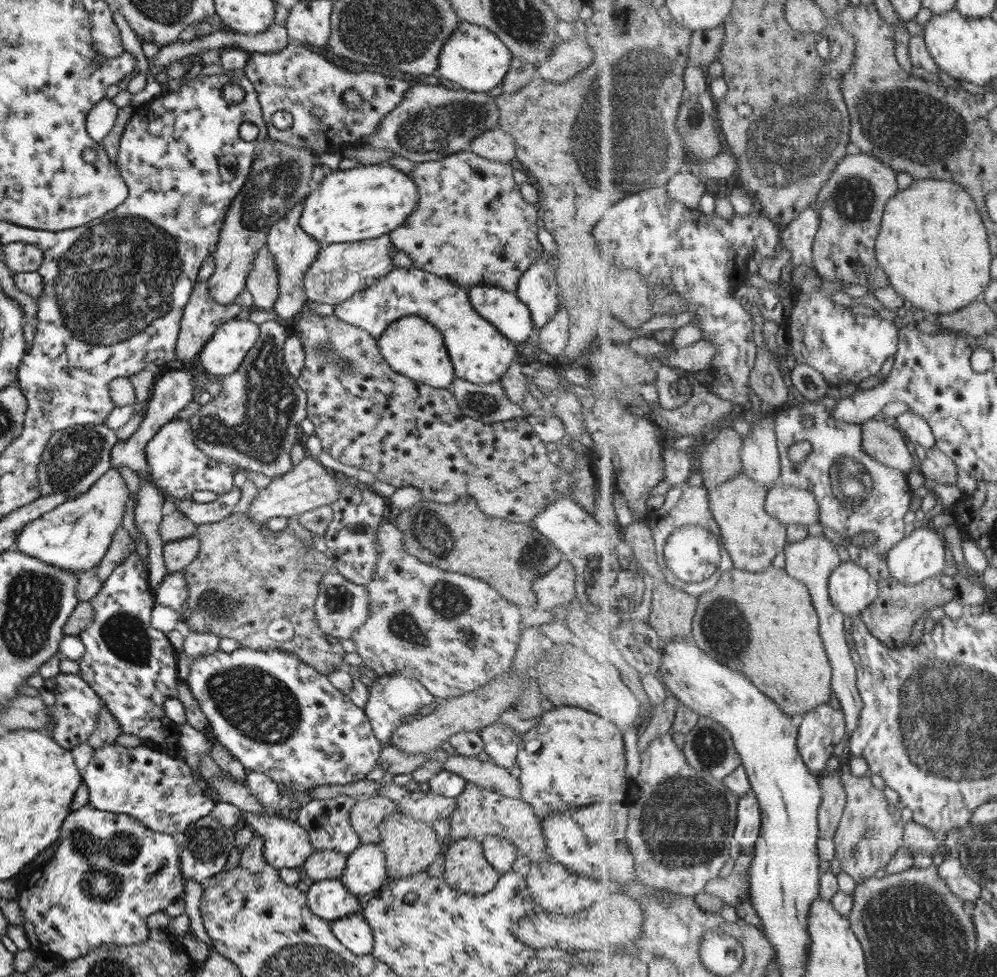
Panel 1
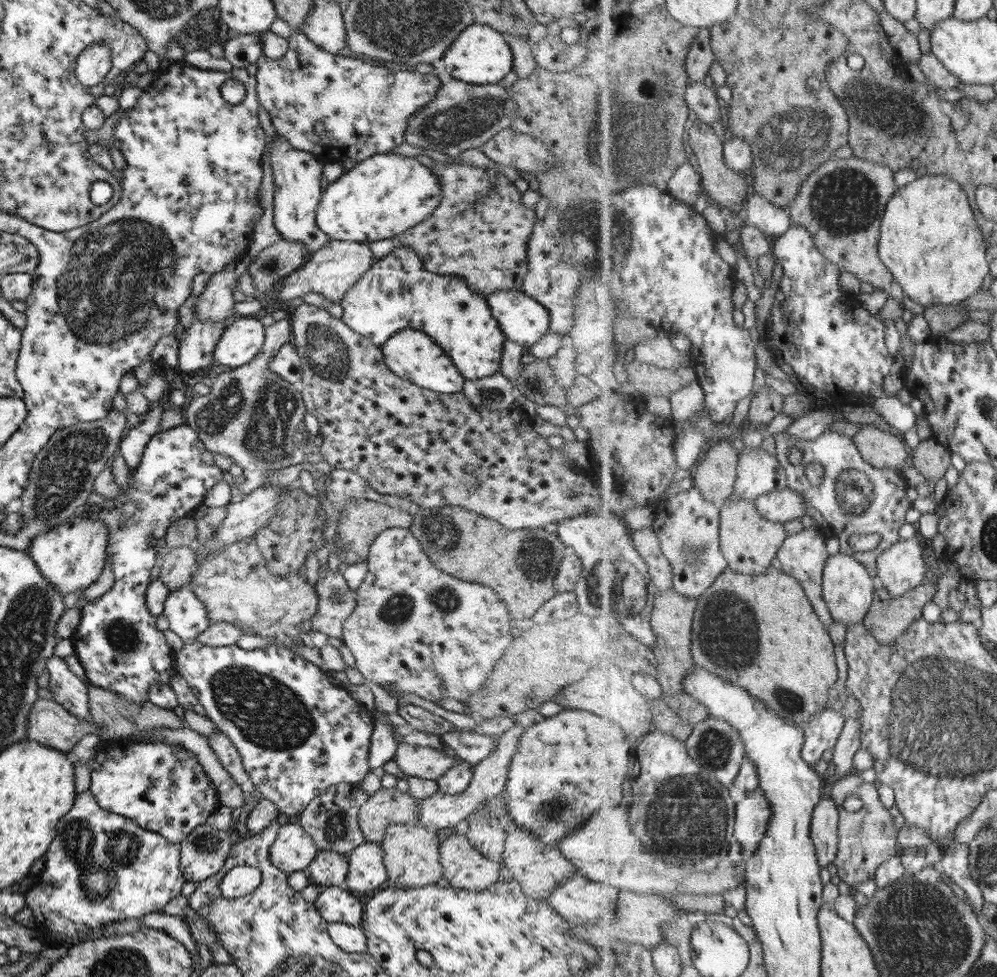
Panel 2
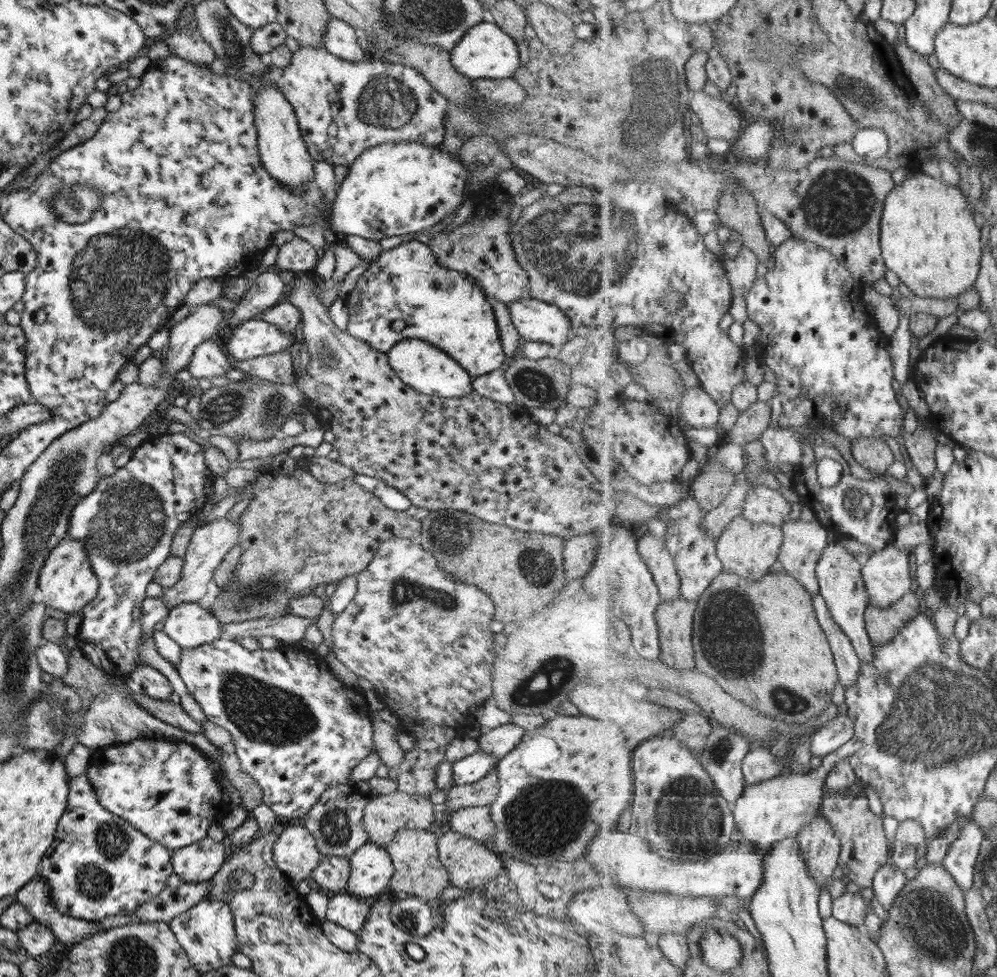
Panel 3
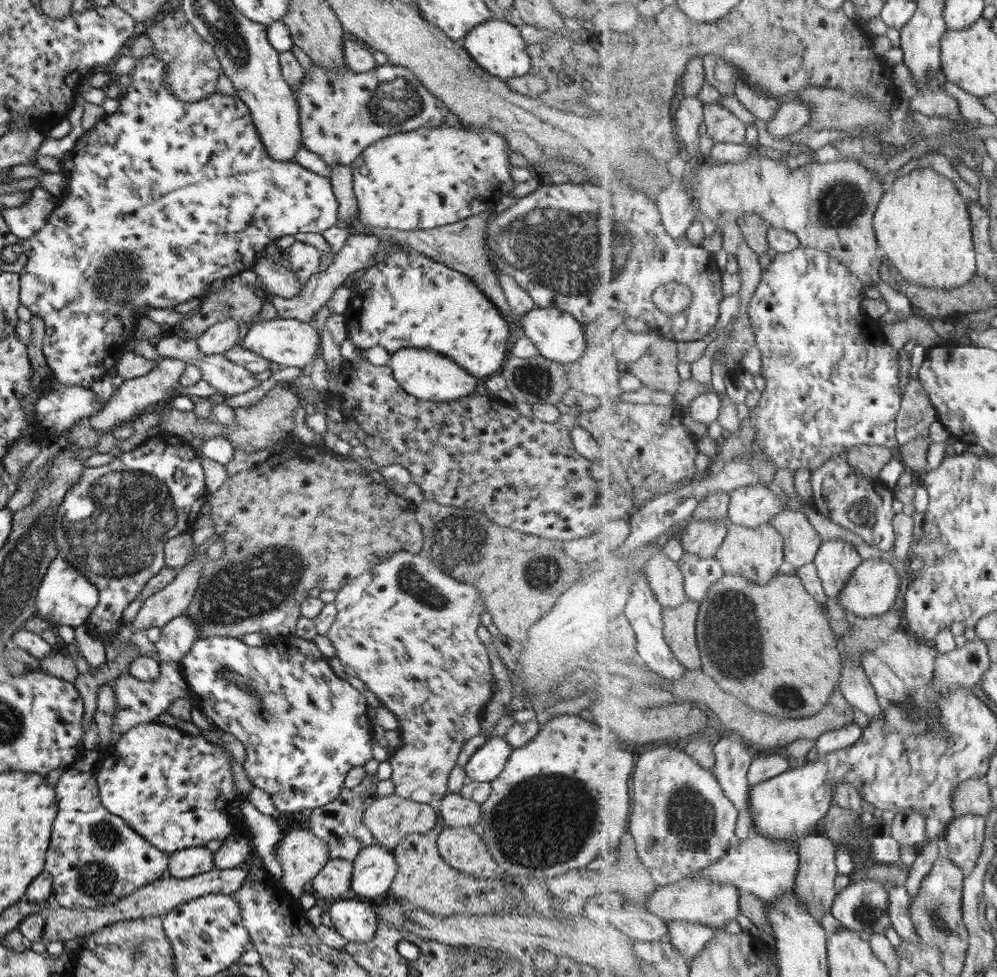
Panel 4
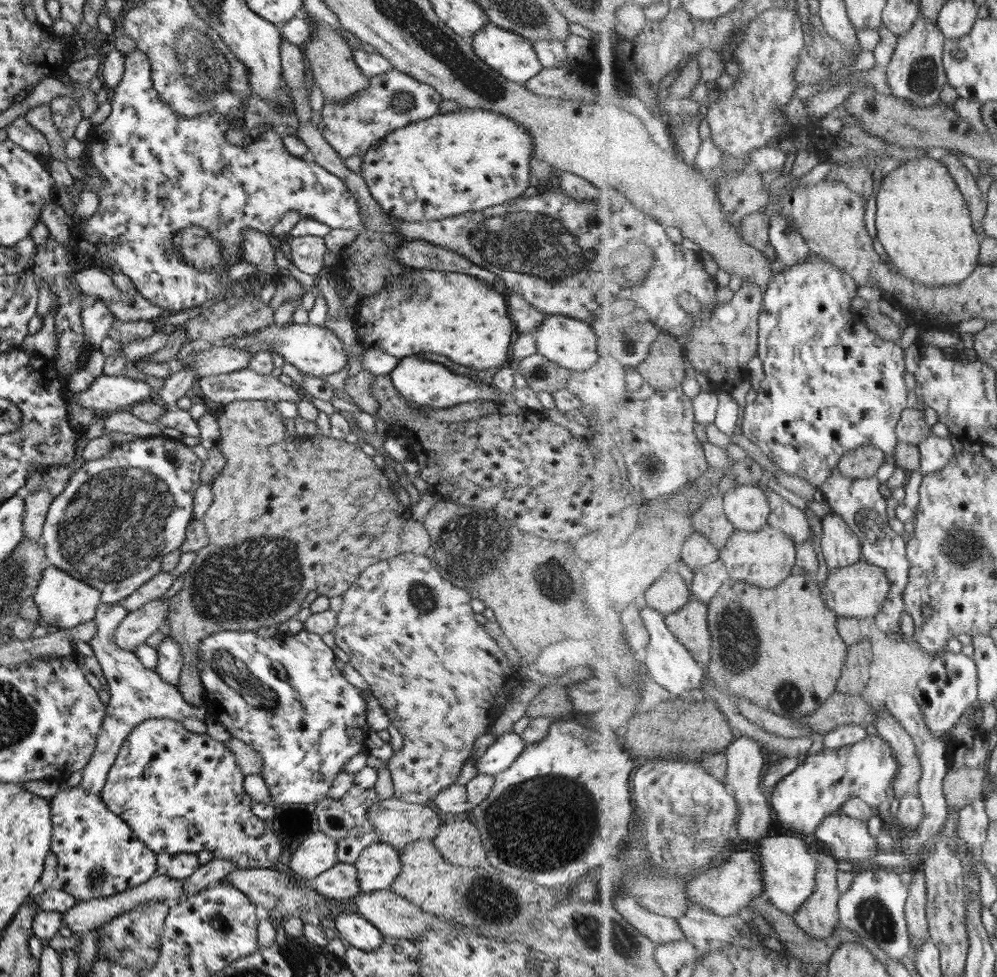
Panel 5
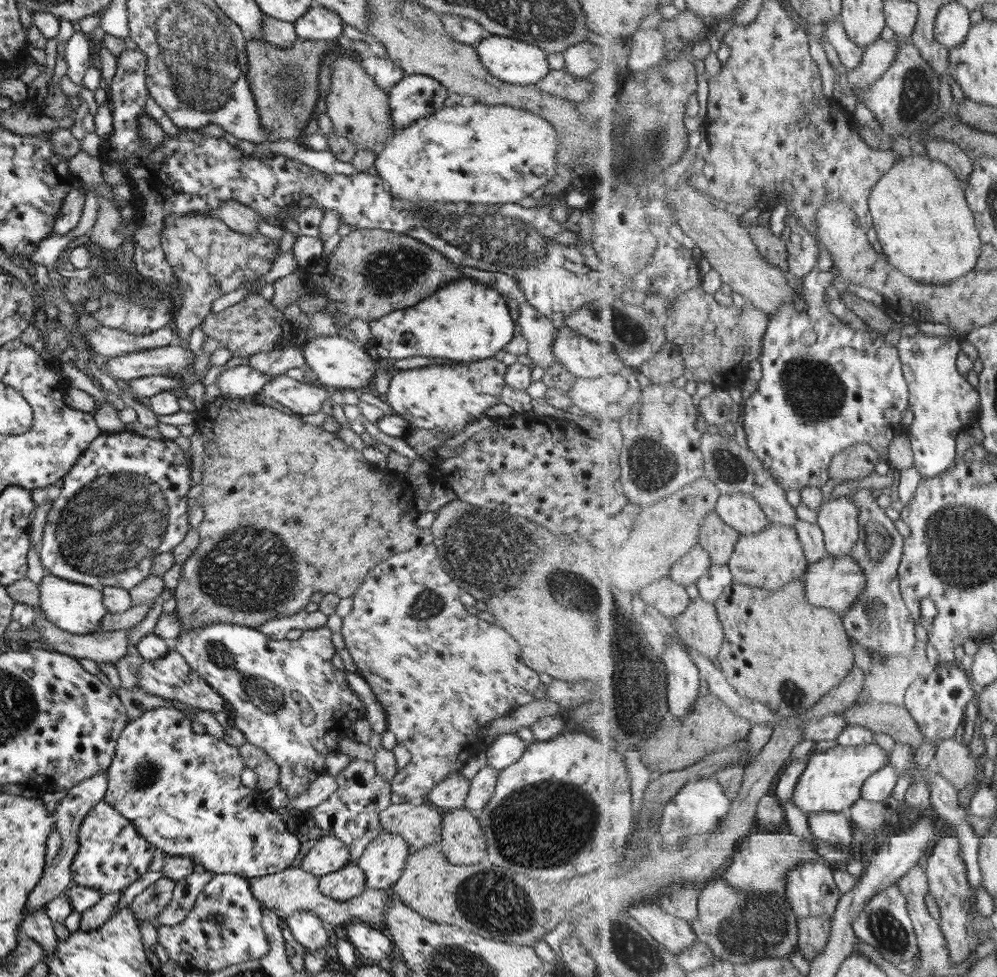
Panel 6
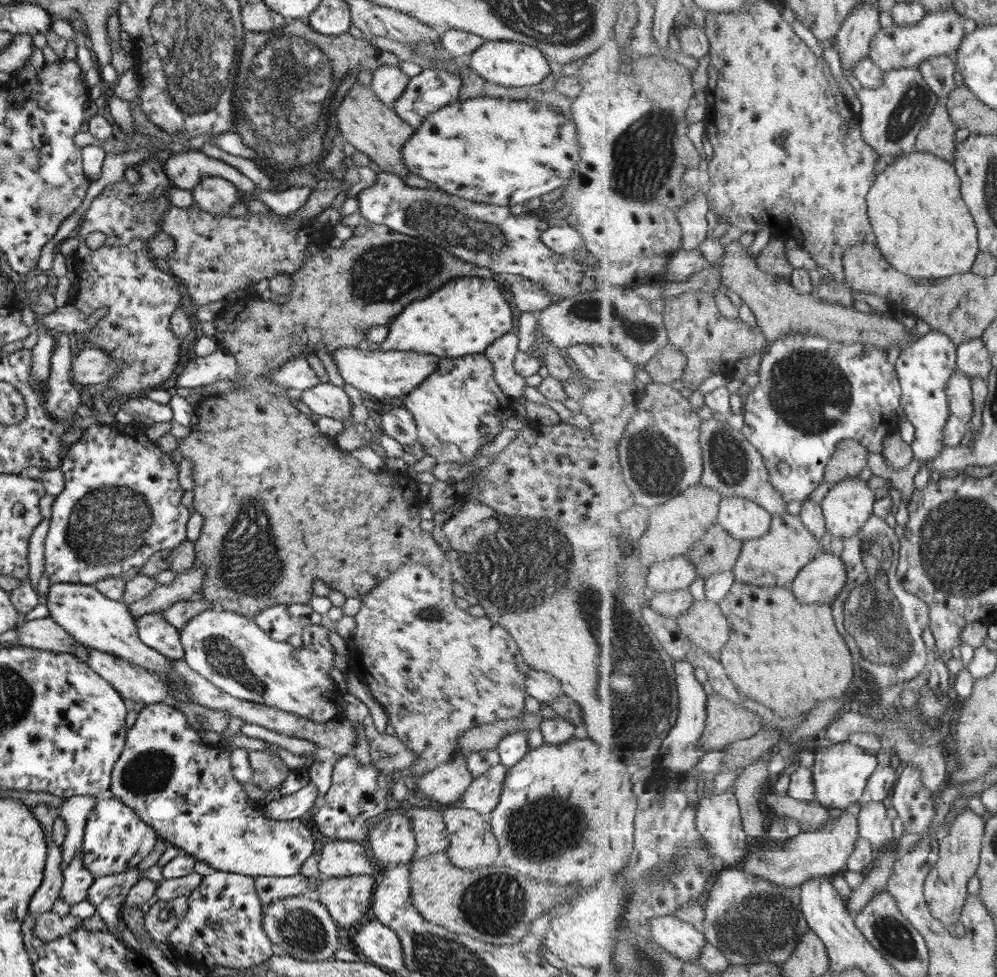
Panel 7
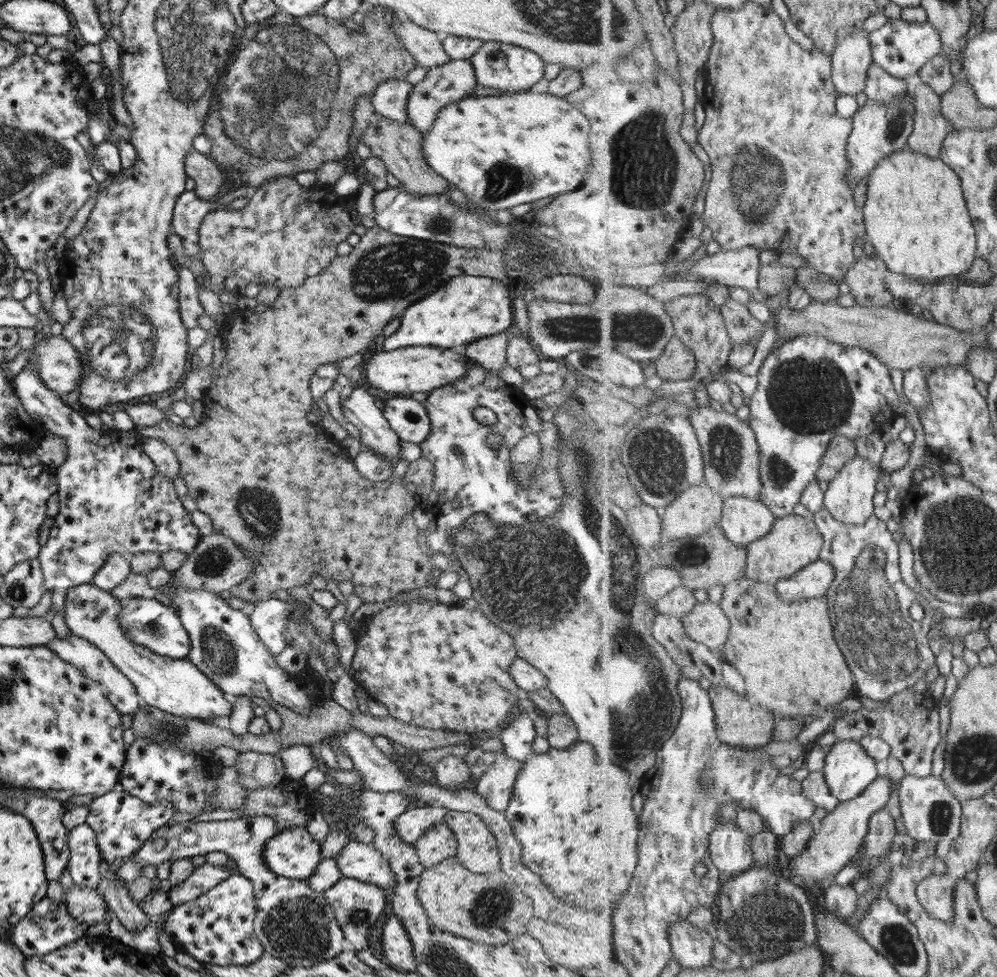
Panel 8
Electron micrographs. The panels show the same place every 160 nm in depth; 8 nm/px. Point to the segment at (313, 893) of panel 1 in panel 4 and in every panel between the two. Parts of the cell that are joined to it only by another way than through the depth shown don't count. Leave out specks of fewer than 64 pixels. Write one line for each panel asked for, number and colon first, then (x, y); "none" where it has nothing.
2: (334, 904)
3: (343, 909)
4: (355, 922)

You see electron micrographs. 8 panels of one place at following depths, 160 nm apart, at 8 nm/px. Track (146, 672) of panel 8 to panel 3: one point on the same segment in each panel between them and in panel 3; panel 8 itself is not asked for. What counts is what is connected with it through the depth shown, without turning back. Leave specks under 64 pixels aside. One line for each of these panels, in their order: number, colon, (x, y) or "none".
3: (66, 581)
4: (64, 596)
5: (62, 601)
6: (74, 608)
7: (98, 623)

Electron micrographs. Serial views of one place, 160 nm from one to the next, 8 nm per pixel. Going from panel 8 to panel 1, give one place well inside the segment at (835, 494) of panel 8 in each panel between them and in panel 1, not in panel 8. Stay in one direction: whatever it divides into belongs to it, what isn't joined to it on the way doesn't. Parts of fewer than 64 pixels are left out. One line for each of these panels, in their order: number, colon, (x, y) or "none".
1: (852, 587)
2: (849, 588)
3: (842, 584)
4: (836, 560)
5: (841, 547)
6: (839, 519)
7: (848, 505)

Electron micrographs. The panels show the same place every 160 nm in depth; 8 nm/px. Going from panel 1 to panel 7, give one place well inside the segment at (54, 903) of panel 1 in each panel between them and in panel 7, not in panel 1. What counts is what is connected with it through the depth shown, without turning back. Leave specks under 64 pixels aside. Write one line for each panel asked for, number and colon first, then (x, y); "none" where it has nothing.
2: (100, 867)
3: (97, 865)
4: (94, 859)
5: (97, 855)
6: (110, 855)
7: (115, 839)

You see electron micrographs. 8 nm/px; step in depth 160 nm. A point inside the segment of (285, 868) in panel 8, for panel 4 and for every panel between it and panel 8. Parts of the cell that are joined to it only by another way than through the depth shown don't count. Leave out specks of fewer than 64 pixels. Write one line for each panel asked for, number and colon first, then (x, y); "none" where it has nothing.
4: (176, 791)
5: (179, 792)
6: (181, 791)
7: (184, 789)

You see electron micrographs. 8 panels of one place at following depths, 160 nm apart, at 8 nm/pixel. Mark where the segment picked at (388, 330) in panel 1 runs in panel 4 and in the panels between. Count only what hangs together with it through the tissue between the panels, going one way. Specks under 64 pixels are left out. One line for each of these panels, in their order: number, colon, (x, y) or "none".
2: (410, 354)
3: (427, 370)
4: (427, 376)

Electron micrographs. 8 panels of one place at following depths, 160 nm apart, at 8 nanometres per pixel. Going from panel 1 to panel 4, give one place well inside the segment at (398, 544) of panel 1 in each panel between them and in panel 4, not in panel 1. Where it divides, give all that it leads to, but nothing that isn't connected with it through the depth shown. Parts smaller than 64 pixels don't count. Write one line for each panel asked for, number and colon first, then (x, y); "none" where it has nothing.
2: (431, 634)
3: (421, 638)
4: (407, 630)

